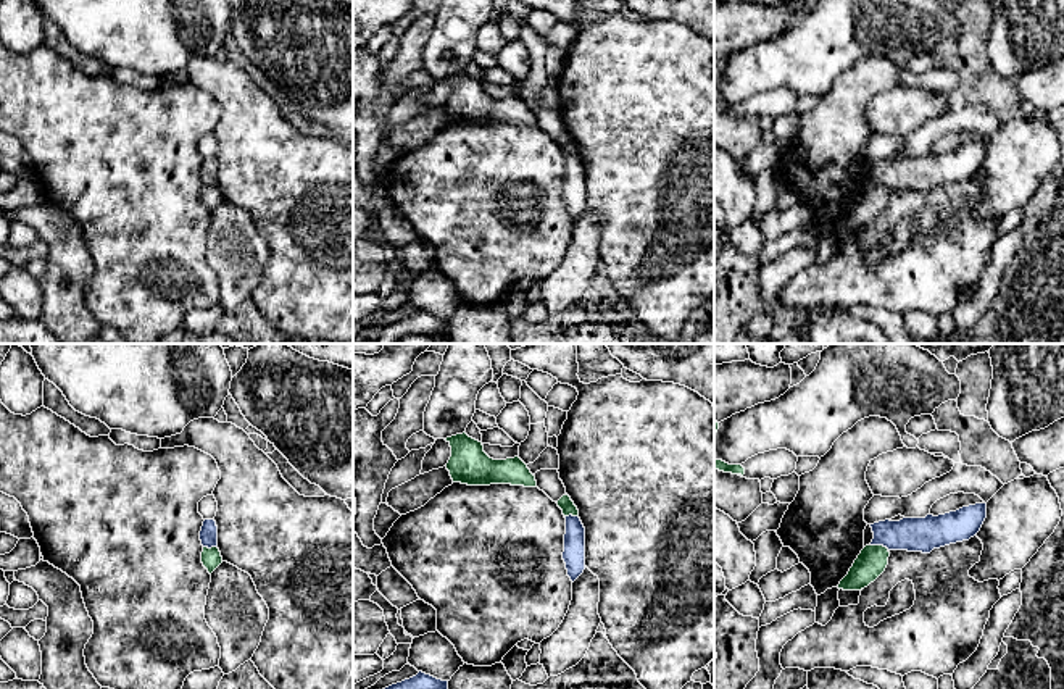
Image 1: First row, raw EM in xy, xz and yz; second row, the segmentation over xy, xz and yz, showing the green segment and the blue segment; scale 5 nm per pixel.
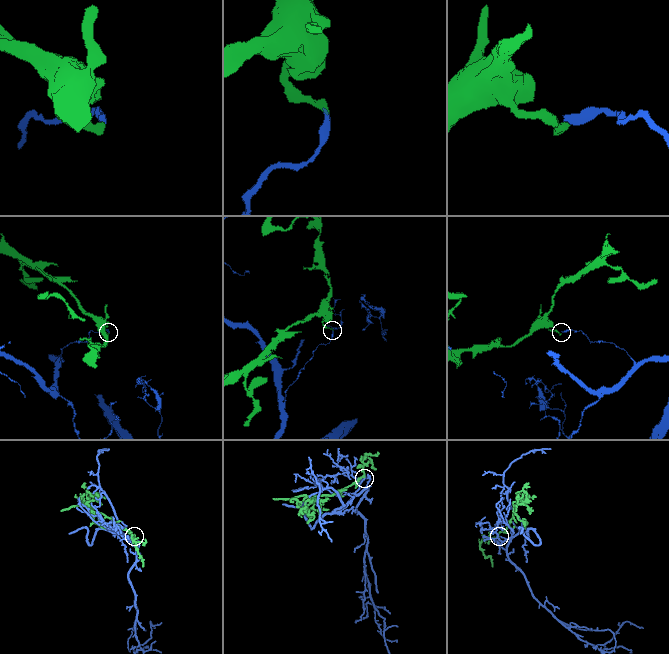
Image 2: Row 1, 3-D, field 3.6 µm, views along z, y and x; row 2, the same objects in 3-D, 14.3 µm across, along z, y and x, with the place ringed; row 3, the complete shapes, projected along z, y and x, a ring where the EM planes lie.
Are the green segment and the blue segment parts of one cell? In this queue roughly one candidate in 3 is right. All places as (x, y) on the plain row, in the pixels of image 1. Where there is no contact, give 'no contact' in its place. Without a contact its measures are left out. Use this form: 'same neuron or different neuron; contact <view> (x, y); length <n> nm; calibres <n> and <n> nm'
different neuron; contact yz (881, 184); length 100 nm; calibres 150 and 180 nm

